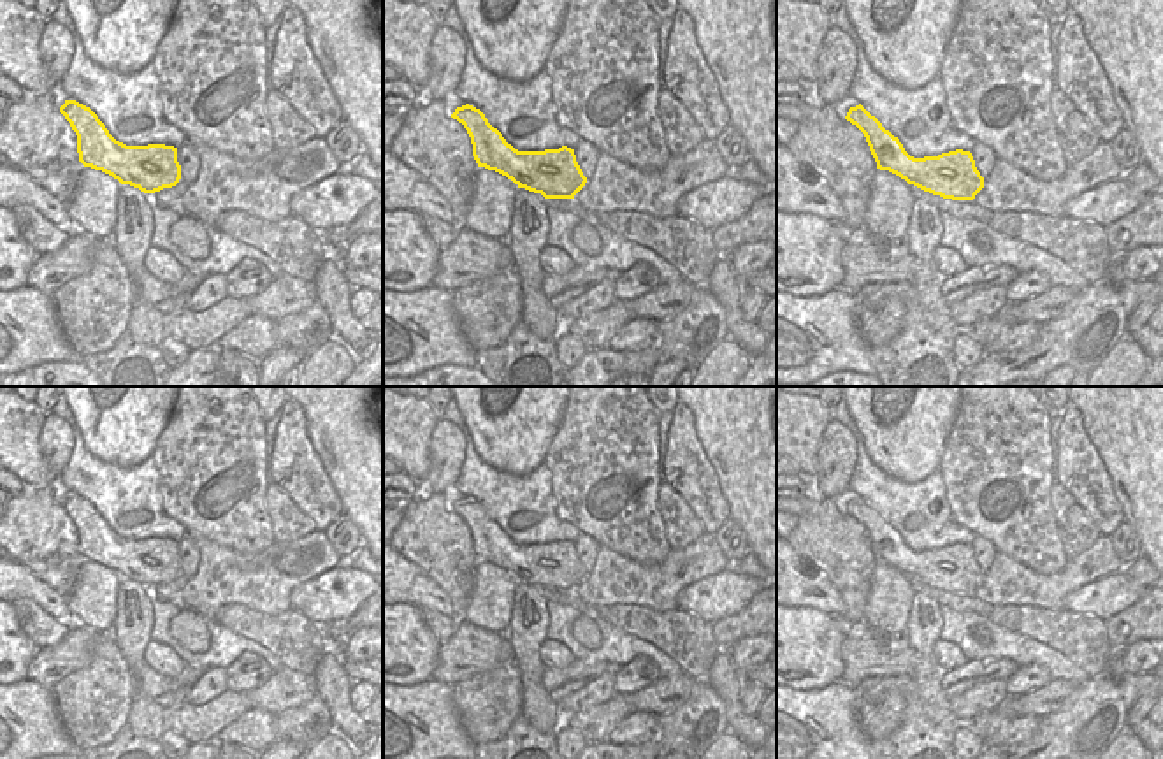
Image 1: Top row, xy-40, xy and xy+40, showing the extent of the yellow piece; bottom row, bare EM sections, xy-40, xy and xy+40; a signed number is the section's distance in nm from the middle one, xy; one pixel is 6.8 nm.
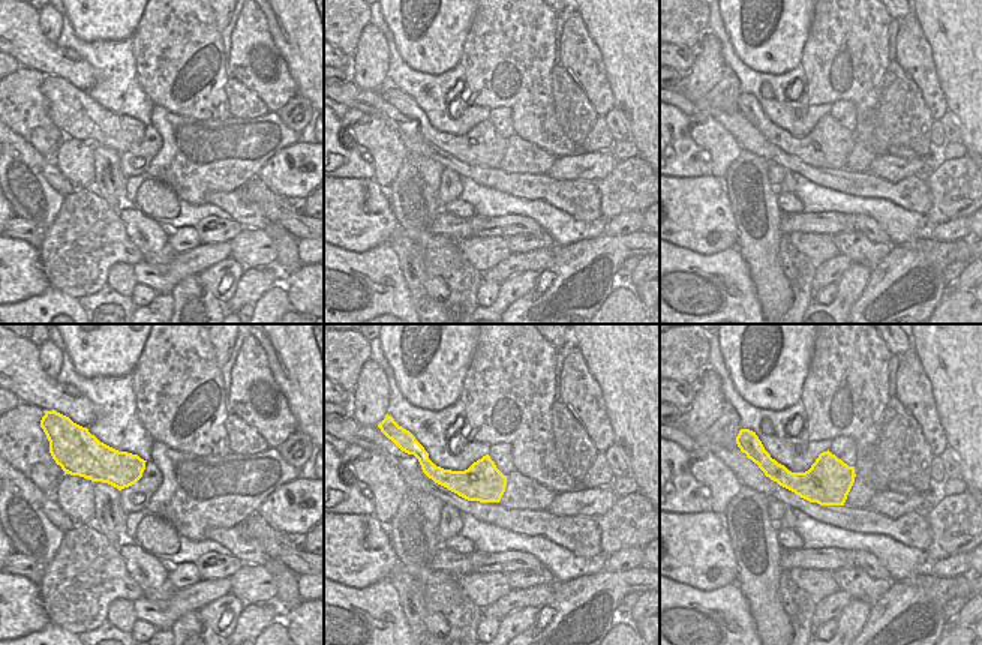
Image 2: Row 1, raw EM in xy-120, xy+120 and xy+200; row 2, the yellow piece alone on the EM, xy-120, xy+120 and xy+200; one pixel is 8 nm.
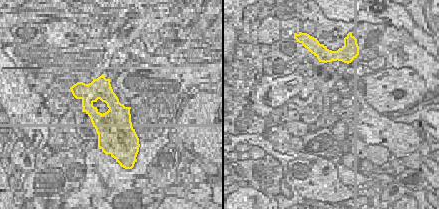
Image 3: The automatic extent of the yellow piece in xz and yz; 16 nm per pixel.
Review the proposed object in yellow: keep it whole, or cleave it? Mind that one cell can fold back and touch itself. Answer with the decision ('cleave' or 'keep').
keep

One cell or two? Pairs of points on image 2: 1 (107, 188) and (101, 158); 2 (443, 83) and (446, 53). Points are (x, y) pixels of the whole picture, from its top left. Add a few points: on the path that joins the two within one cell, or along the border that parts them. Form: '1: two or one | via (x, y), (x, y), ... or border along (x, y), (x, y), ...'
1: one | via (107, 180), (102, 165)
2: two | border along (458, 62), (440, 74), (423, 74), (410, 68)

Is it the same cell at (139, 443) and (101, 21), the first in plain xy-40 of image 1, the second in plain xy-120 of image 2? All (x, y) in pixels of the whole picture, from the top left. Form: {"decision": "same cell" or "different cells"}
{"decision": "same cell"}

